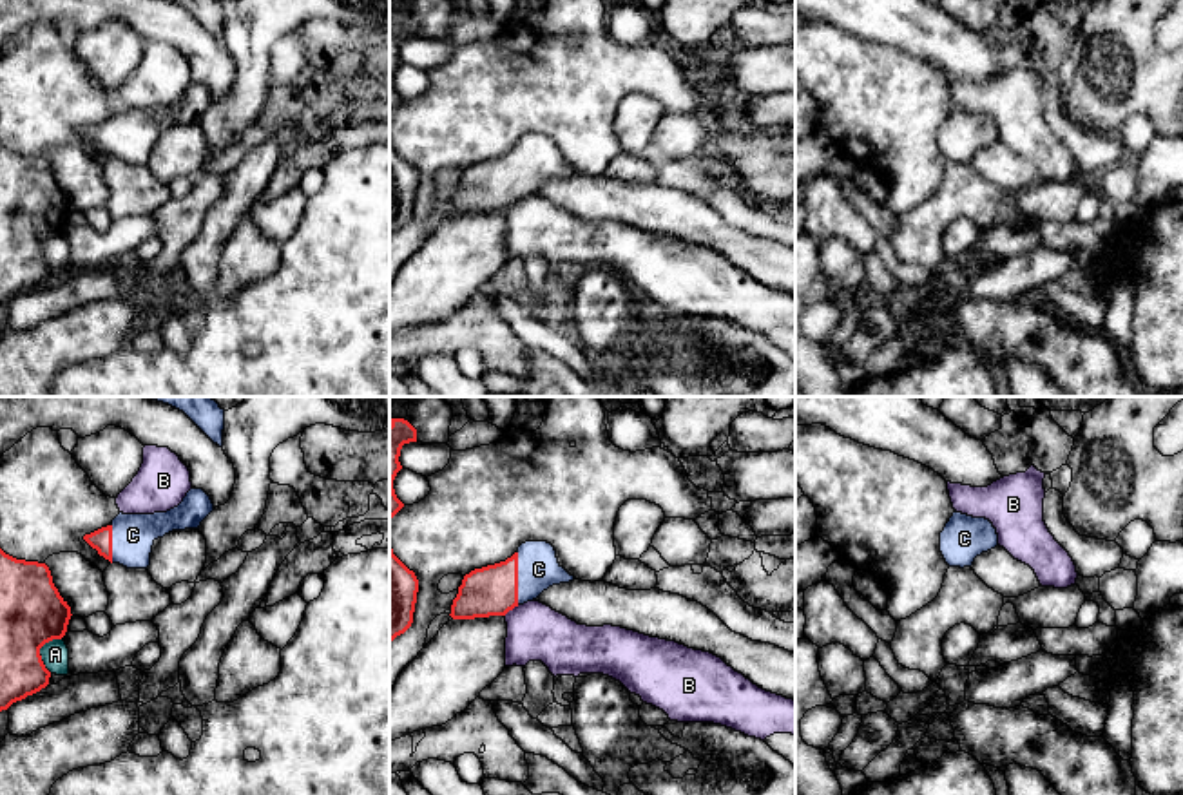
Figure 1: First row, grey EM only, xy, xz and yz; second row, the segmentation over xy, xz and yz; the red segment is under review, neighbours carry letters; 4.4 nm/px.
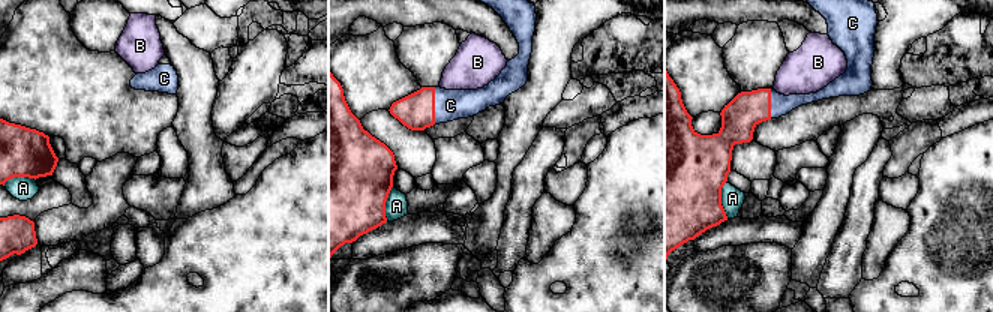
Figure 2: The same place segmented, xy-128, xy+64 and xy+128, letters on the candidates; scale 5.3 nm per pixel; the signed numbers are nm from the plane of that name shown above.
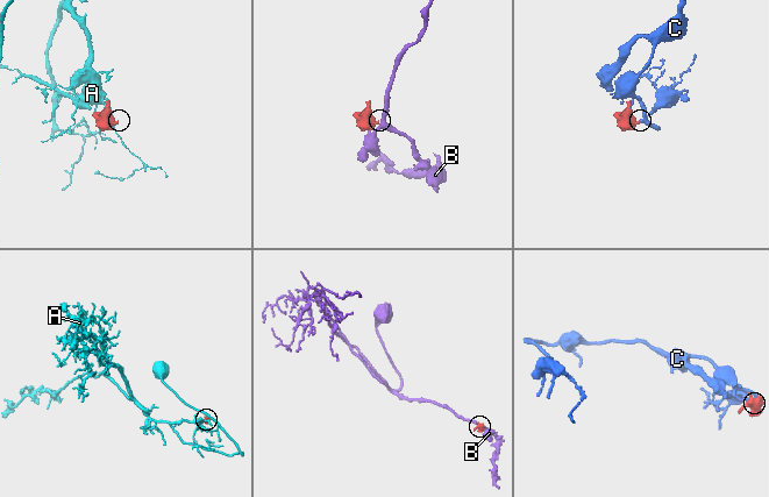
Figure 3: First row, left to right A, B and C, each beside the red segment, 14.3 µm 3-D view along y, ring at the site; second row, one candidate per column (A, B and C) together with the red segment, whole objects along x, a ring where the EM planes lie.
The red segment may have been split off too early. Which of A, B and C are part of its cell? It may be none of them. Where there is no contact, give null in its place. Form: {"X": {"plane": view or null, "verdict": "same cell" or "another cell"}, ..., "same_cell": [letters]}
{"A": {"plane": "xy", "verdict": "another cell"}, "B": {"plane": "xz", "verdict": "another cell"}, "C": {"plane": "xz", "verdict": "same cell"}, "same_cell": ["C"]}

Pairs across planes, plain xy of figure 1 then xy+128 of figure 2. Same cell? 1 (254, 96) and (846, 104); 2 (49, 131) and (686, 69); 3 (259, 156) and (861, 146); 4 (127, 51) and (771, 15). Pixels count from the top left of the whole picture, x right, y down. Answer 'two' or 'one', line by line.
1: two
2: one
3: two
4: two

